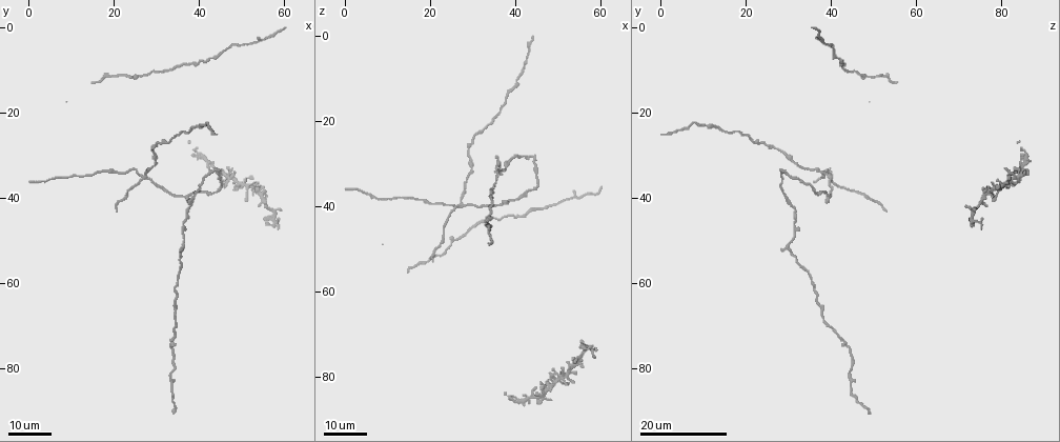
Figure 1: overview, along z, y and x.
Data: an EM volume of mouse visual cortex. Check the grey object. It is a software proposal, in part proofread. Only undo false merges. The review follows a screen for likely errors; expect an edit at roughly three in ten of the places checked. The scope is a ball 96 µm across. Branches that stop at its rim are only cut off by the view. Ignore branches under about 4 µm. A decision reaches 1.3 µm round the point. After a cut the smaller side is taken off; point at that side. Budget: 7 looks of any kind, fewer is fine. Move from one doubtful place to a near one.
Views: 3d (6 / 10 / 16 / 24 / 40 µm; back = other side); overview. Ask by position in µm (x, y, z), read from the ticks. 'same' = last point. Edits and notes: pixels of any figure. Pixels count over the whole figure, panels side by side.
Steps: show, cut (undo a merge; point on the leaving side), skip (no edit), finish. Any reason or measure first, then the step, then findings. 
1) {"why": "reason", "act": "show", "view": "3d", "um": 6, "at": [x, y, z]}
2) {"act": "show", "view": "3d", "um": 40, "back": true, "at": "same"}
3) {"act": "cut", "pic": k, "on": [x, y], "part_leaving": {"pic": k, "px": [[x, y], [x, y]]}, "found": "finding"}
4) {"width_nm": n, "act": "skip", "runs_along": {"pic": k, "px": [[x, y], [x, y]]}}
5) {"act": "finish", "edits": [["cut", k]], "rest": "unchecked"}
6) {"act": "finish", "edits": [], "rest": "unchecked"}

{"why": "a narrow waist", "act": "show", "view": "3d", "um": 24, "at": [43.0, 7.0, 41.0]}

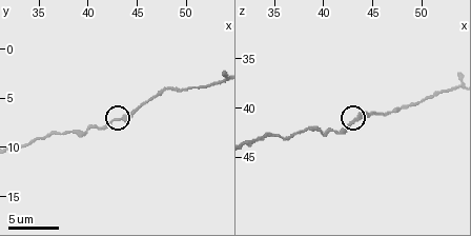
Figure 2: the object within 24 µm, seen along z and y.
{"act": "show", "view": "3d", "um": 6, "at": [42.6, 7.2, 41.8]}

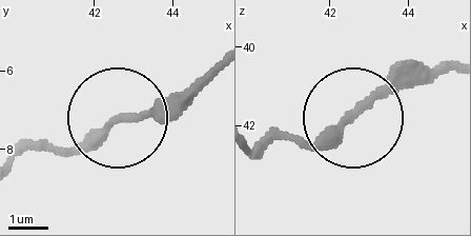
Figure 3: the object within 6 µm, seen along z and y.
{"act": "show", "view": "3d", "um": 6, "back": true, "at": [42.70, 7.20, 41.55]}

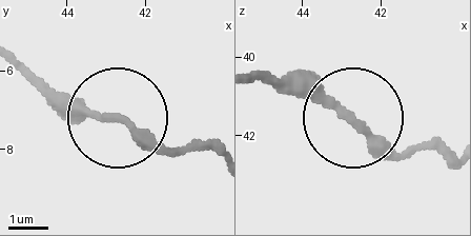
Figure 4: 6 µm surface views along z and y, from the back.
{"act": "skip", "runs_along": {"pic": 4, "px": [[210, 146], [150, 143], [43, 90]]}, "found": "one cell here"}

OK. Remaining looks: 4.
{"why": "calibre changes", "act": "show", "view": "3d", "um": 24, "at": [43.5, 33.0, 28.5]}

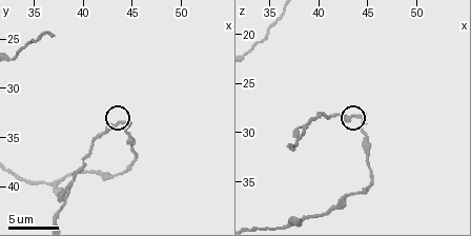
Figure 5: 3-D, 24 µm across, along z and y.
{"act": "show", "view": "3d", "um": 6, "at": [44.0, 33.2, 28.6]}

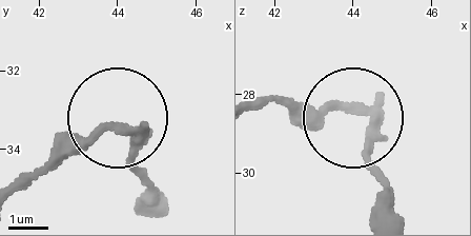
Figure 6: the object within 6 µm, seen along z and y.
{"act": "cut", "pic": 6, "on": [81, 143], "part_leaving": {"pic": 6, "px": [[130, 131], [63, 144], [23, 181]]}, "found": "two cells meet here"}

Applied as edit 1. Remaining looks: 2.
{"why": "four or more arms meet", "act": "show", "view": "3d", "um": 16, "at": [27.0, 35.5, 39.5]}

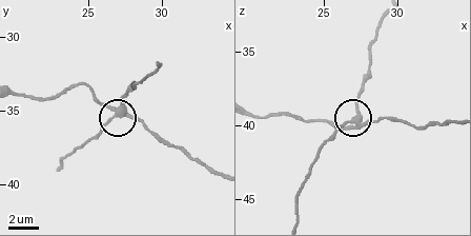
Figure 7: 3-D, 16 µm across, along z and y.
{"act": "show", "view": "3d", "um": 6, "at": [27.2, 35.0, 39.6]}

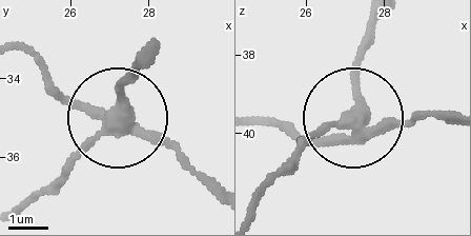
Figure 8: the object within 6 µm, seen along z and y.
{"arms": 4, "act": "cut", "pic": 8, "on": [117, 87], "part_leaving": {"pic": 8, "px": [[120, 131], [120, 94], [140, 66]]}, "found": "two cells meet here"}

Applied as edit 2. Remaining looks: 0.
{"act": "finish", "edits": [["cut", 6], ["cut", 8]], "rest": "unchecked"}

